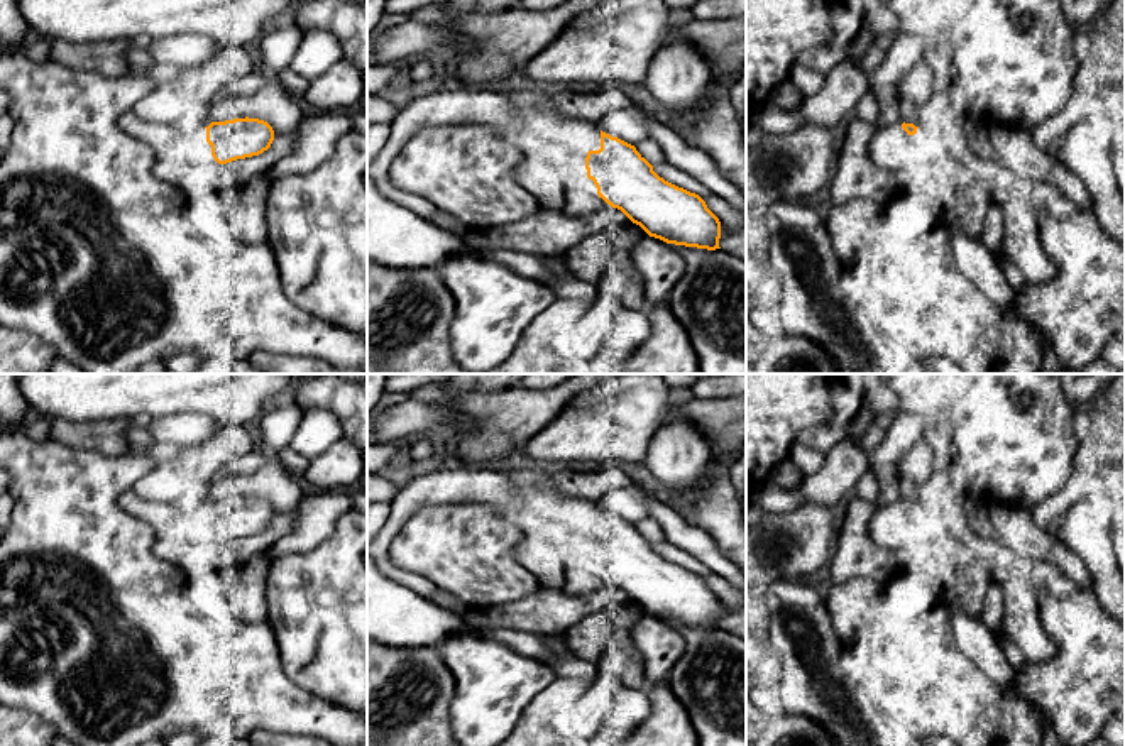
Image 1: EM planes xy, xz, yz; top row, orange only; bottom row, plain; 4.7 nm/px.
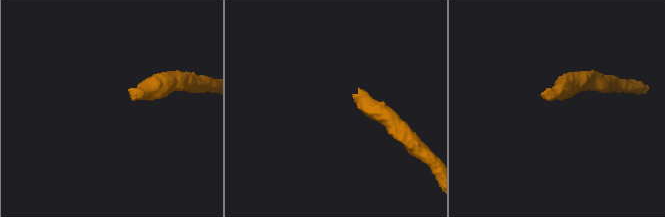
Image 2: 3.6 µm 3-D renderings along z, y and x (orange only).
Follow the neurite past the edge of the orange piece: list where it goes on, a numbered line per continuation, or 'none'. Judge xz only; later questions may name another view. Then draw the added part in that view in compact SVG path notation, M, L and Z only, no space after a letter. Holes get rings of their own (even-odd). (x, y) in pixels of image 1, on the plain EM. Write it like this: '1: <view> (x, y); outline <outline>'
1: xz (542, 510); outline M508 469L502 472L519 501L509 513L524 535L541 535L557 548L563 545L563 529L599 529L601 507L595 502L562 496L548 472Z

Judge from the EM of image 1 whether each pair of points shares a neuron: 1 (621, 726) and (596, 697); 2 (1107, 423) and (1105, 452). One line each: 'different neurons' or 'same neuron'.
1: different neurons
2: same neuron

